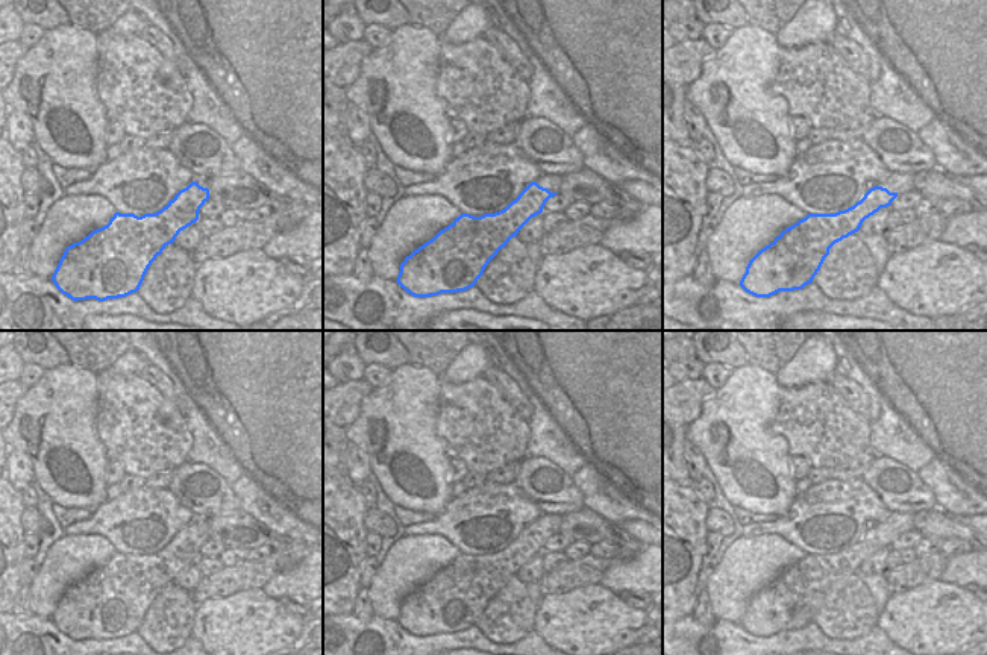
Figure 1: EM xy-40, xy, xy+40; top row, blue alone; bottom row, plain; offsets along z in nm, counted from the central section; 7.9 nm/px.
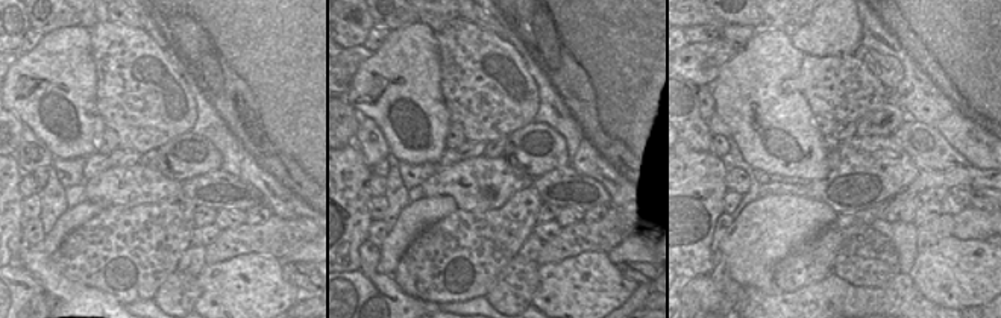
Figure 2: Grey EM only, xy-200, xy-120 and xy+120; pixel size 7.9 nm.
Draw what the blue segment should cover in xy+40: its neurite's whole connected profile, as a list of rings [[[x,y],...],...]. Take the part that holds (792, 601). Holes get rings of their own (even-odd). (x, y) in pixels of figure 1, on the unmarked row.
[[[876,525],[844,550],[808,553],[749,600],[740,626],[755,637],[802,629],[813,622],[835,582],[858,572],[866,558],[896,537],[898,532]]]

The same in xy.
[[[531,522],[515,540],[494,553],[461,553],[452,564],[400,603],[397,623],[414,637],[465,631],[476,625],[488,602],[556,535]]]

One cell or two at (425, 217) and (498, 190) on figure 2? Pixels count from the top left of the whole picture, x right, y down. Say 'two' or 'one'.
two

